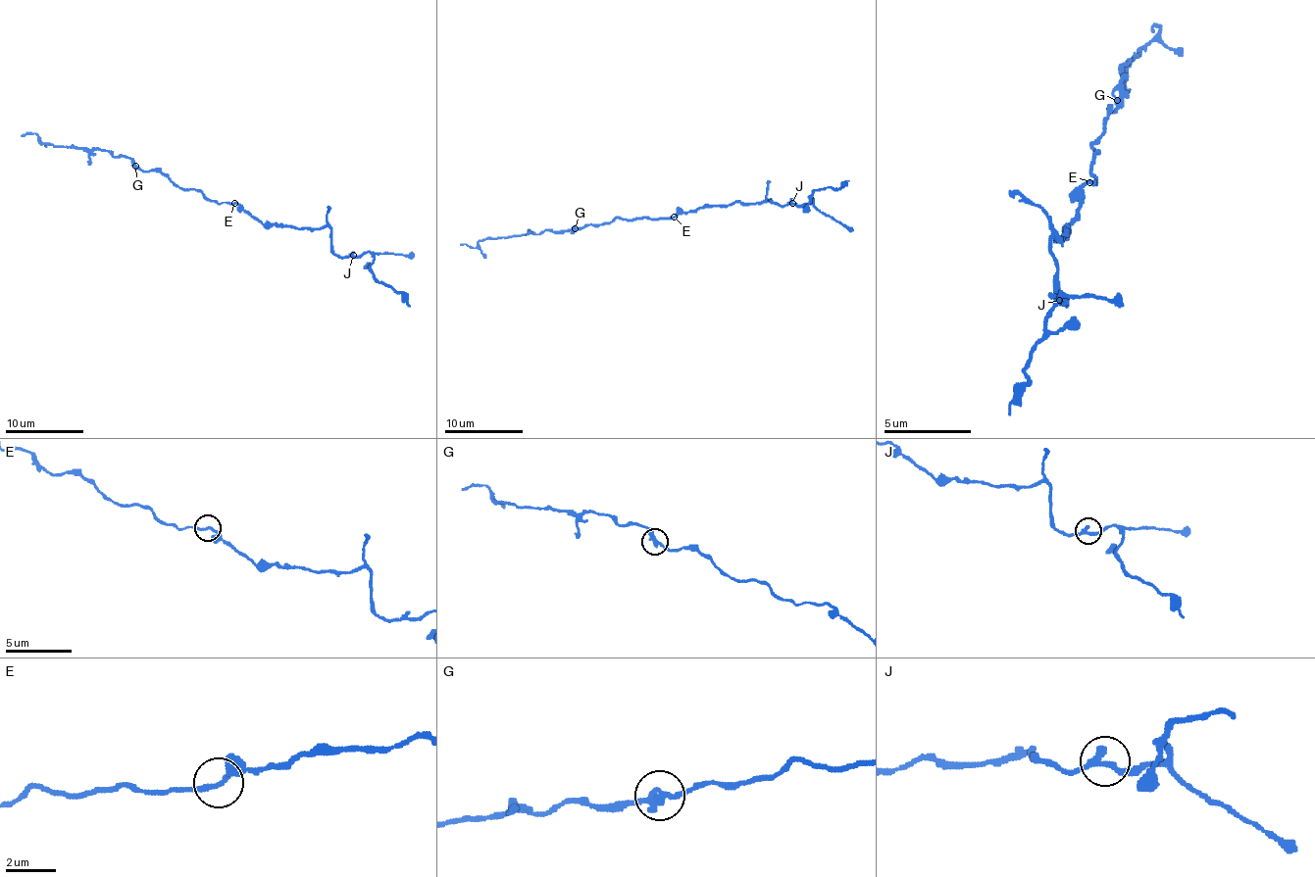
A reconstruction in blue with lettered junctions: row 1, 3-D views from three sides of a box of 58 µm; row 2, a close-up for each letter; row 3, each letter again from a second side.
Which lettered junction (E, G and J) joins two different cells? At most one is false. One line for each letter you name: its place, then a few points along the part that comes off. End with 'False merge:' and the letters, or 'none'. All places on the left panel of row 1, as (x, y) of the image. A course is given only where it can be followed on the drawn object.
False merge: none

